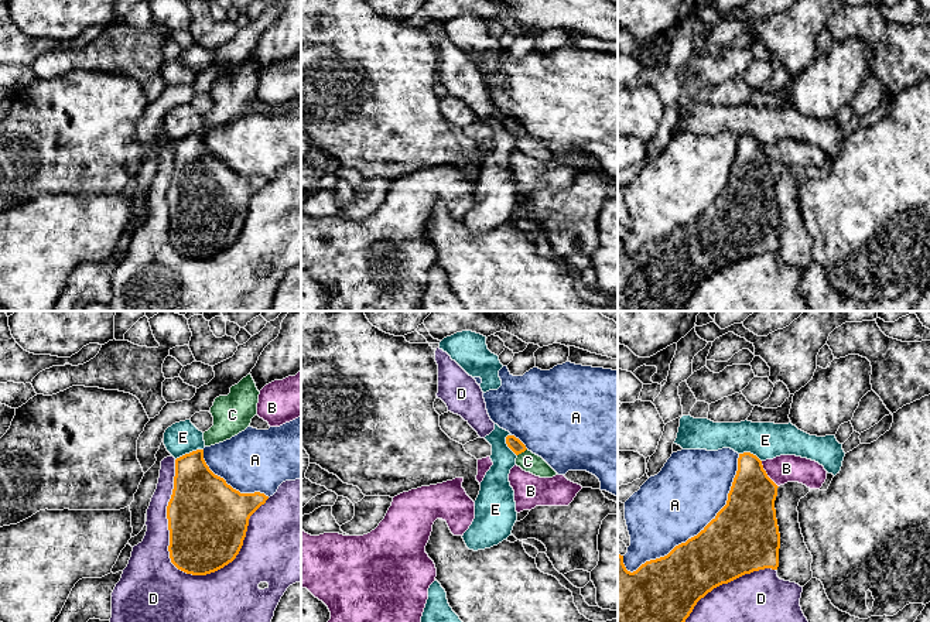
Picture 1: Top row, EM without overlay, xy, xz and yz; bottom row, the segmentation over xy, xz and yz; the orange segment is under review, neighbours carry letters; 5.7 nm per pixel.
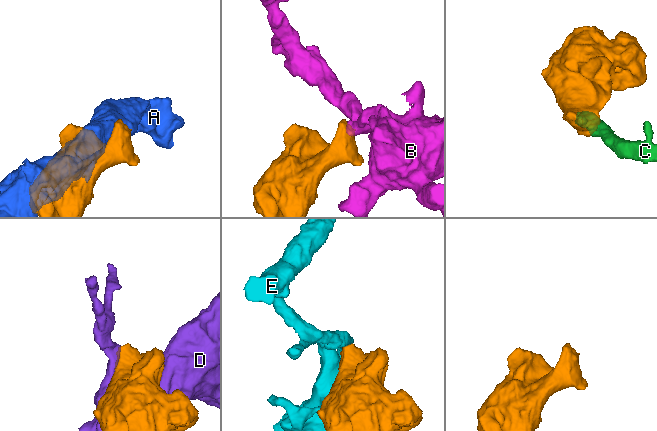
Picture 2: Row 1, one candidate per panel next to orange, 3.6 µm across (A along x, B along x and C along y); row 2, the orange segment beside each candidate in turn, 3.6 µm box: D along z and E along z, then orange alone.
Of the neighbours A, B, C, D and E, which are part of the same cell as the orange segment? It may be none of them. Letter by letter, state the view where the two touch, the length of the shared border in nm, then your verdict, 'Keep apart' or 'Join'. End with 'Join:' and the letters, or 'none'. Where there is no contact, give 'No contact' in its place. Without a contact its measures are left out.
A: Touches orange in yz. Shared border 900 nm. Keep apart
B: Touches orange in yz. Shared border 180 nm. Keep apart
C: Touches orange in xz. Shared border 70 nm. Join
D: Touches orange in xy. Shared border 700 nm. Keep apart
E: Touches orange in xy. Shared border 170 nm. Keep apart
Join: C

